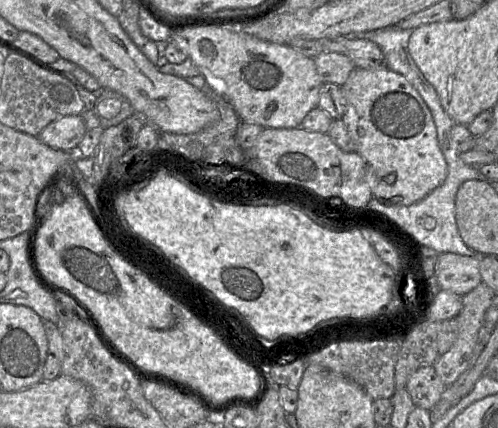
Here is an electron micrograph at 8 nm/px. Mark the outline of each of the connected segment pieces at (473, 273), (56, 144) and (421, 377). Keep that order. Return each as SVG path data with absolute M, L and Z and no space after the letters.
M442 253L436 261L437 289L460 296L472 291L482 282L479 260L470 256Z
M70 115L51 122L37 137L53 149L75 152L86 131L82 116Z
M425 366L409 377L406 389L416 407L431 410L440 400L446 386L434 366Z

